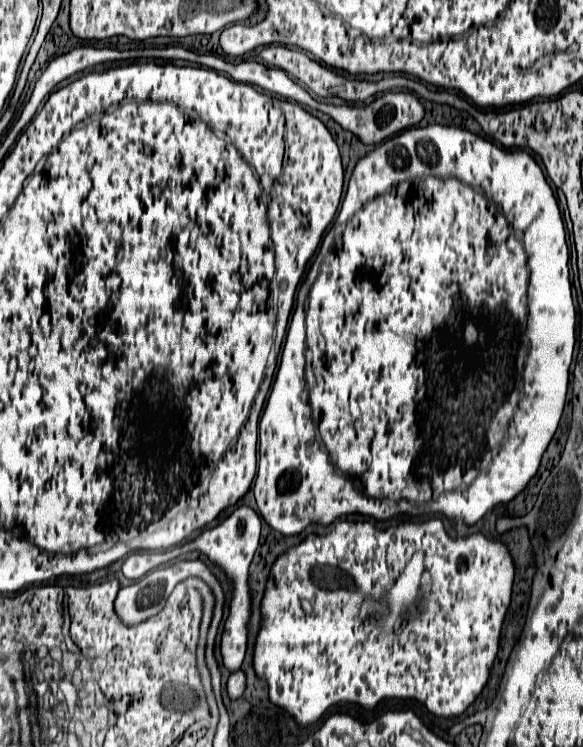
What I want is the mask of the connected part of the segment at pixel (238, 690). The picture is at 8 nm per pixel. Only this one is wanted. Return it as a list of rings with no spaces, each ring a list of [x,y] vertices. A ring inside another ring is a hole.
[[[237,670],[227,680],[227,694],[231,700],[237,700],[243,694],[243,690],[245,690],[245,674],[241,670]]]

